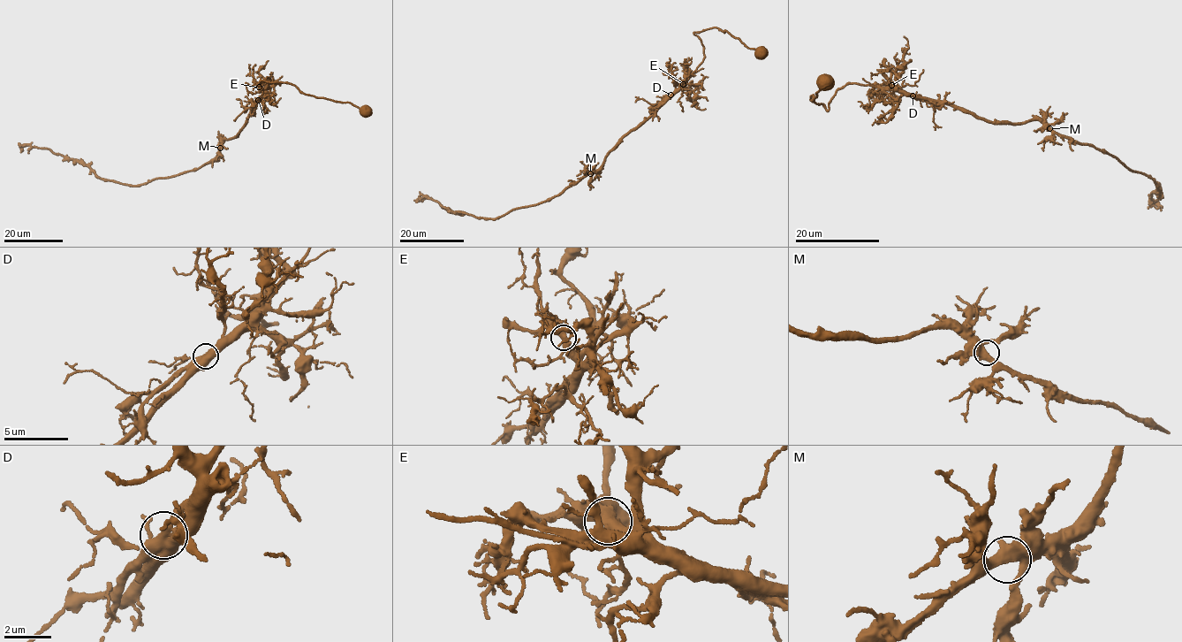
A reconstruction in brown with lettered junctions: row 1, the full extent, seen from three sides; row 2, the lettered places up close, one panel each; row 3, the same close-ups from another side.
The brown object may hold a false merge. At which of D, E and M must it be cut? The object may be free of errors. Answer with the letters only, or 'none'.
none

